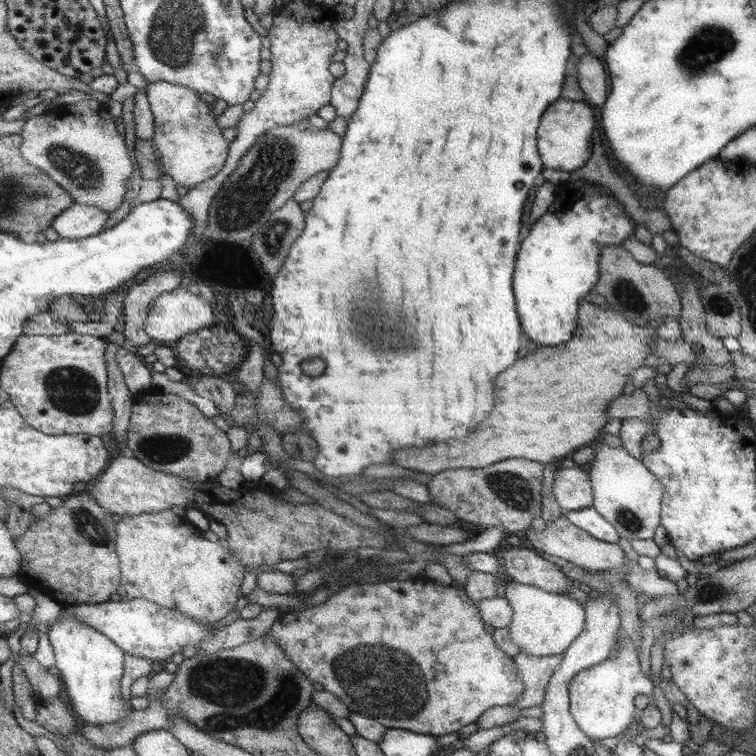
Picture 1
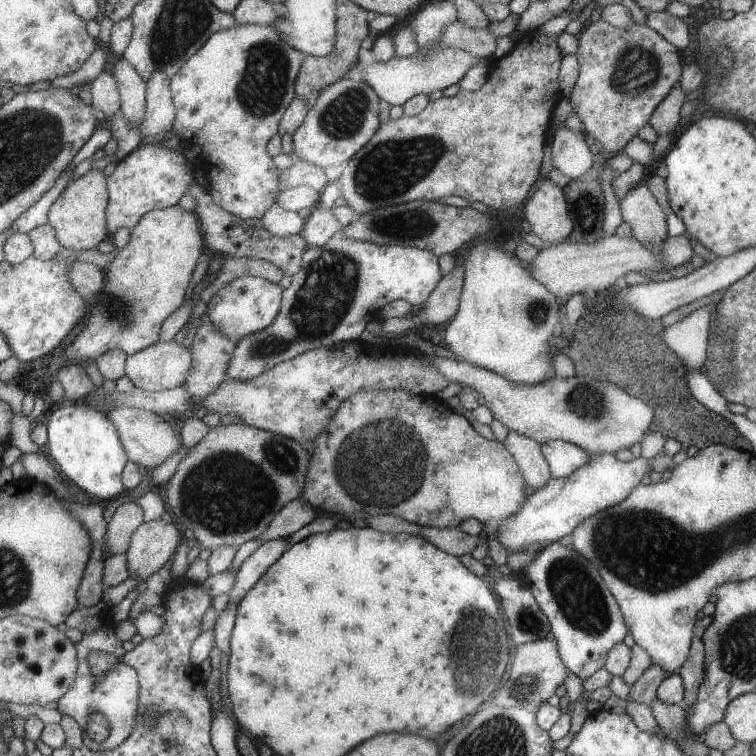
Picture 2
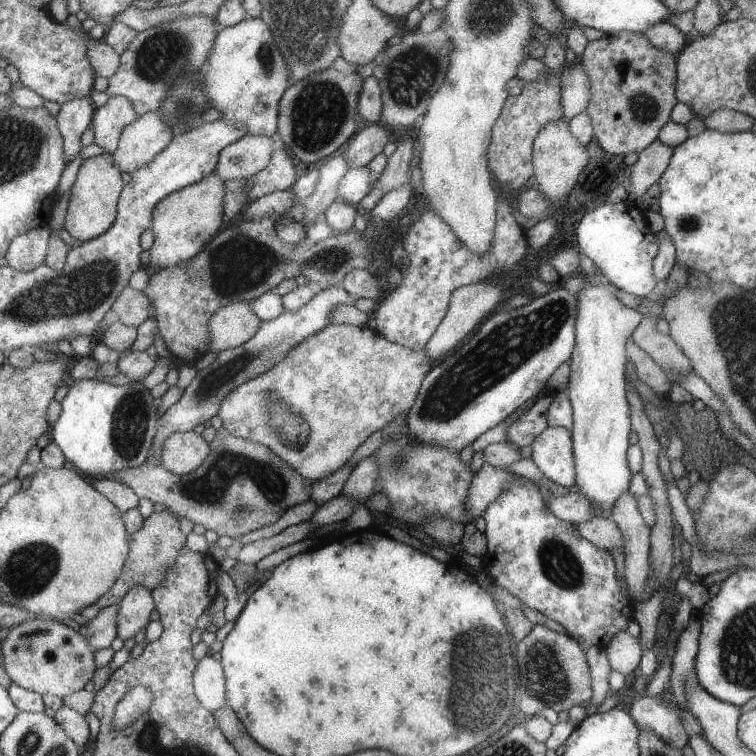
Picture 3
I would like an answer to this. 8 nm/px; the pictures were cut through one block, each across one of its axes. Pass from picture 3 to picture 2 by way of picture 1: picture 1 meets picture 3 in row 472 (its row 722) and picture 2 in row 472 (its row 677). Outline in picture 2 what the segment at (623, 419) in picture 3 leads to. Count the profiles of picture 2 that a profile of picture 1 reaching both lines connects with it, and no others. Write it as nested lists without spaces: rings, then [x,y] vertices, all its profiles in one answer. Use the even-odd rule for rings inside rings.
[[[592,454],[590,462],[576,468],[570,476],[552,477],[546,486],[526,496],[524,506],[501,522],[496,538],[510,554],[518,554],[532,544],[566,541],[580,522],[626,500],[643,477],[650,474],[650,465],[650,459],[641,456],[629,462],[618,462],[614,454]]]

